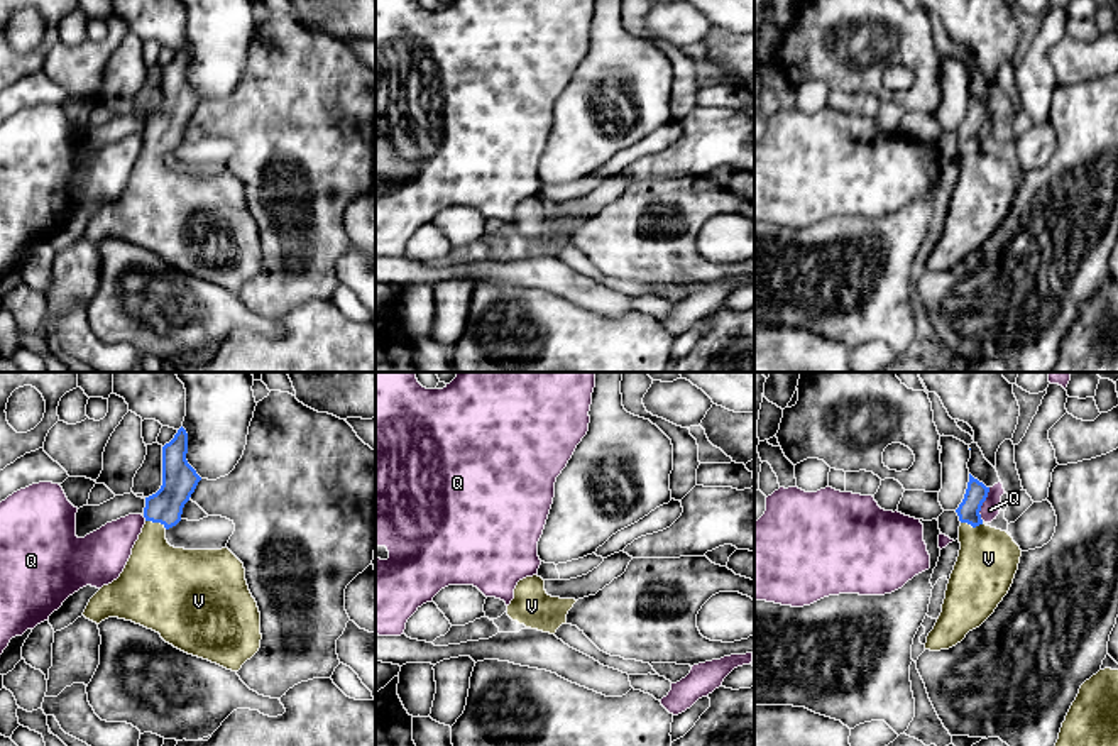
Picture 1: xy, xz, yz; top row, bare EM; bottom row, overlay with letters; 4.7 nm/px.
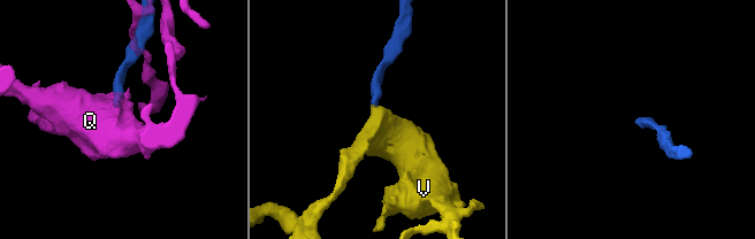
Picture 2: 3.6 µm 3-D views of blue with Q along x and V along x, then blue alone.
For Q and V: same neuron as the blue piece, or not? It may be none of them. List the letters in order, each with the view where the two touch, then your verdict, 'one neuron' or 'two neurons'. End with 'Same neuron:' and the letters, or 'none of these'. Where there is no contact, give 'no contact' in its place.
Q: meets blue in yz; two neurons
V: meets blue in xy; one neuron
Same neuron: V

